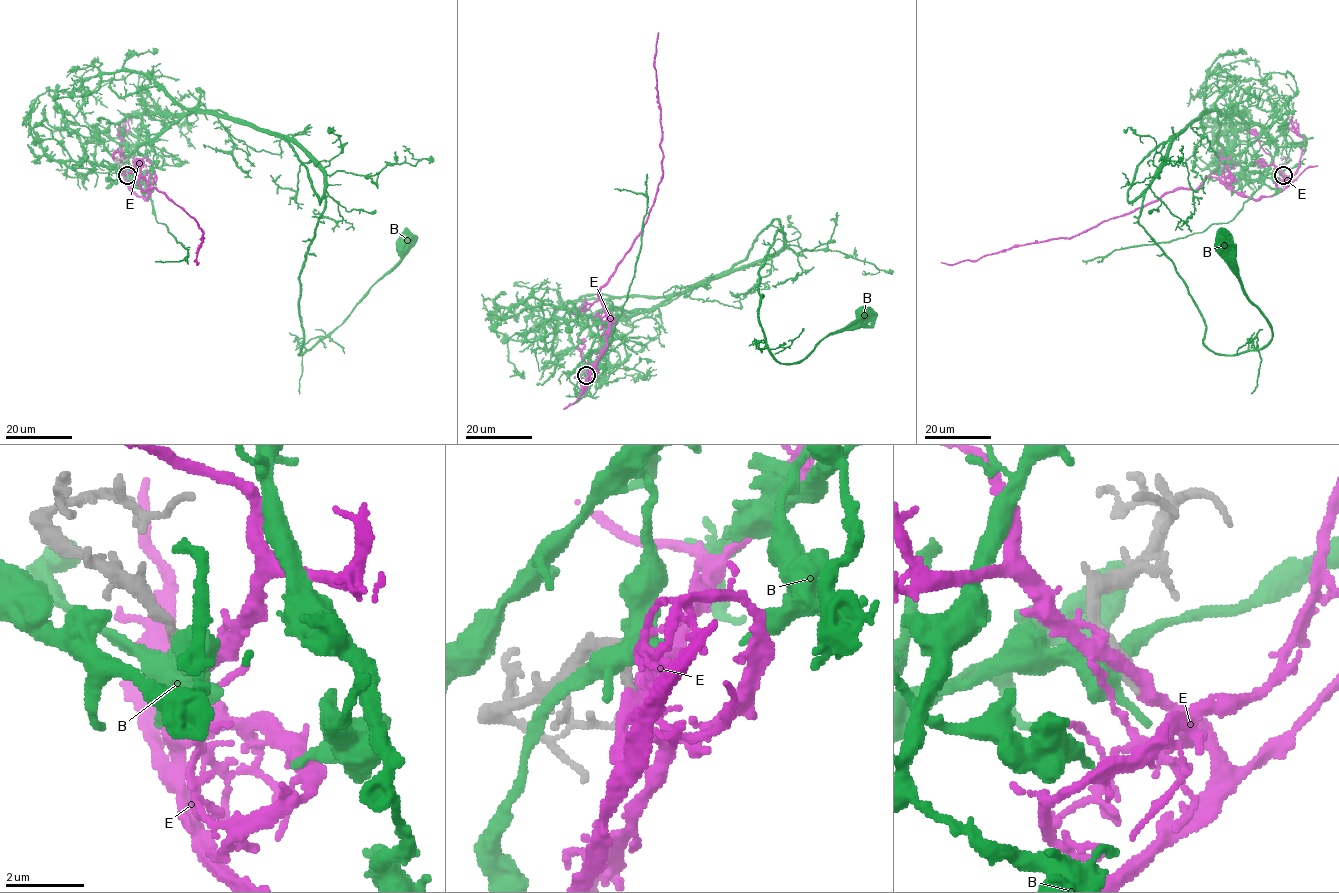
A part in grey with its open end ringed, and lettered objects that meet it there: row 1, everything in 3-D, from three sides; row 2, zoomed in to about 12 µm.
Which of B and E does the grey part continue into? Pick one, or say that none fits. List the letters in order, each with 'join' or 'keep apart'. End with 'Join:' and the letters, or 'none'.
B: keep apart
E: join
Join: E

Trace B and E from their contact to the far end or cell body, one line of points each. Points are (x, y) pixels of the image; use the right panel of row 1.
B: (1282, 172), (1233, 175), (1206, 112), (1138, 217), (1203, 343), (1261, 349), (1272, 325), (1223, 245)
E: (1283, 174), (1286, 185), (1257, 199), (1207, 177), (1195, 189), (1168, 191), (1070, 237), (941, 262)

